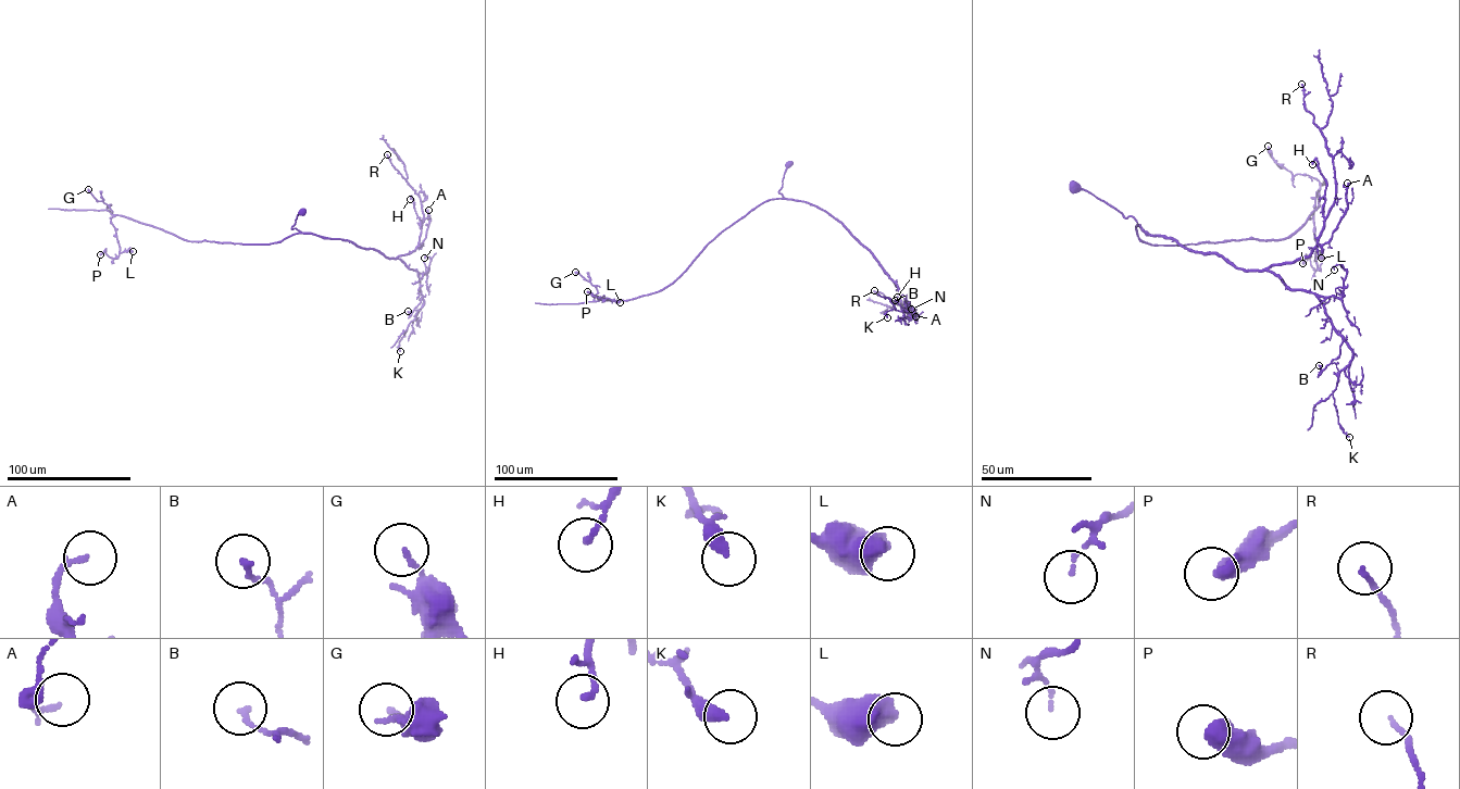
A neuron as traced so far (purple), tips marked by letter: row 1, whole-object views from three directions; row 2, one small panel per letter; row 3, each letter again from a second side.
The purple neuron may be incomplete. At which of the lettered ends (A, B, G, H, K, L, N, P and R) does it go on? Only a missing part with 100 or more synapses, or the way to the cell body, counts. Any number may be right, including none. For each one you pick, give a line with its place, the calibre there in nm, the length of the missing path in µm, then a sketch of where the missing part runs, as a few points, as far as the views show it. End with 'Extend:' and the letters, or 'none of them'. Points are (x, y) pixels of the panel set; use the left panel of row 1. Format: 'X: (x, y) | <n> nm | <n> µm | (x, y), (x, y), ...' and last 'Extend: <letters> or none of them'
Extend: none of them

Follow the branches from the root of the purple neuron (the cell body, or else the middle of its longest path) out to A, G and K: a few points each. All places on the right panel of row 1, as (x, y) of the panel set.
A: (1074, 187), (1133, 216), (1149, 234), (1222, 255), (1238, 268), (1264, 270), (1329, 240), (1347, 209), (1347, 183)
G: (1074, 187), (1133, 216), (1138, 238), (1151, 245), (1283, 239), (1319, 207), (1320, 183), (1281, 167), (1268, 146)
K: (1074, 187), (1149, 234), (1311, 291), (1352, 353), (1333, 393), (1349, 437)

